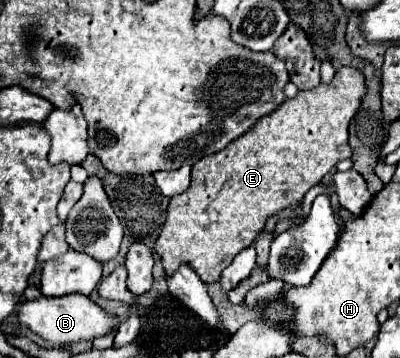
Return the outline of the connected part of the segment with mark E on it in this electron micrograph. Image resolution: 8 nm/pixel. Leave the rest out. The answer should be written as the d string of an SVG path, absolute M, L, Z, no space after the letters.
M344 66L330 84L300 90L224 150L196 162L190 188L170 198L168 218L156 240L164 272L172 274L186 262L206 284L216 282L234 256L256 240L268 216L300 202L340 160L350 158L348 126L364 96L364 74Z

